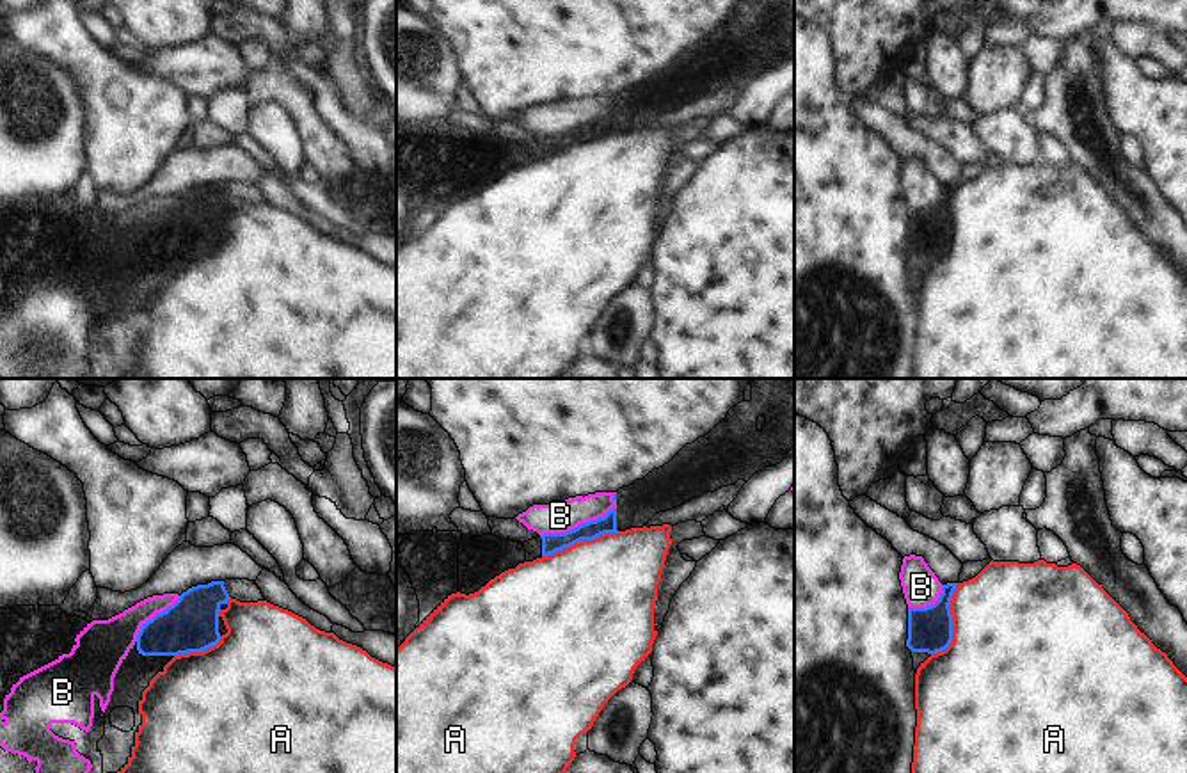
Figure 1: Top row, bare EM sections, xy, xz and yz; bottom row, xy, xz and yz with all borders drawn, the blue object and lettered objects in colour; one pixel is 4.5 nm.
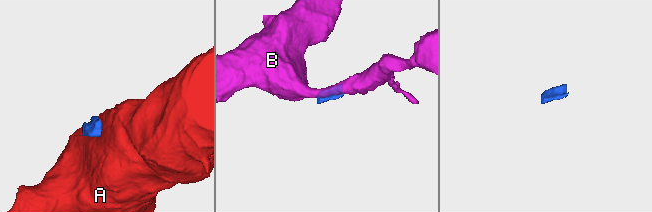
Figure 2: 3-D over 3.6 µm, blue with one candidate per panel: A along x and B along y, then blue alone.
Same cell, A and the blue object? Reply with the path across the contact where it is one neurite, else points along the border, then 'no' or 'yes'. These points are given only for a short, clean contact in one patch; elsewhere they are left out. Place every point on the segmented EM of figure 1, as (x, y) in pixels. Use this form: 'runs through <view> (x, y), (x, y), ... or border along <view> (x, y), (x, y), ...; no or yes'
runs through yz (930, 629), (944, 629), (951, 622), (1006, 622); yes

